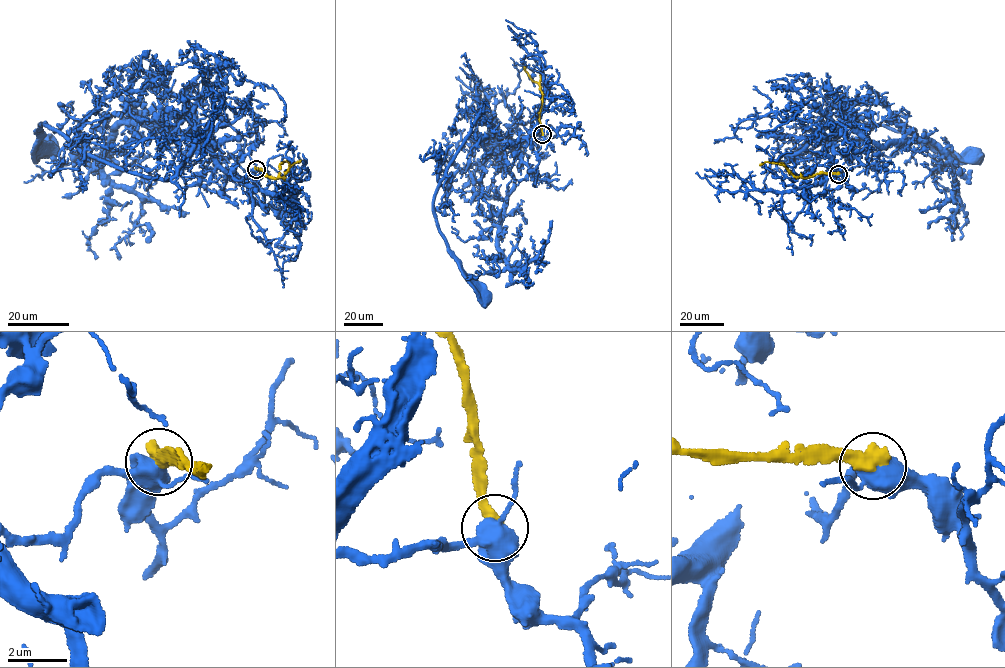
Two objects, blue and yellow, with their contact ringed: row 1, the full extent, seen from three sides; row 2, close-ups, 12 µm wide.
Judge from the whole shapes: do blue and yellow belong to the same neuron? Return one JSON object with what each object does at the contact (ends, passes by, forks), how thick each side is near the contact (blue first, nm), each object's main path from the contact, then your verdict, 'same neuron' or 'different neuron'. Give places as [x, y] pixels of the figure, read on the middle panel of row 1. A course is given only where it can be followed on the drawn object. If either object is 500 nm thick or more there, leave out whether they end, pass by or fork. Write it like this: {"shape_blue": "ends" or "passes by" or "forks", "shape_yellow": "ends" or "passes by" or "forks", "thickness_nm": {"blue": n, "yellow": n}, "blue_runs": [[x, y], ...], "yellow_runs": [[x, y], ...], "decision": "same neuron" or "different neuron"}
{"thickness_nm": {"blue": 440, "yellow": 550}, "blue_runs": [[542, 134], [502, 141], [479, 112], [434, 196], [433, 214], [448, 251], [485, 299]], "yellow_runs": [[542, 134], [539, 114], [542, 93], [524, 67]], "decision": "different neuron"}

